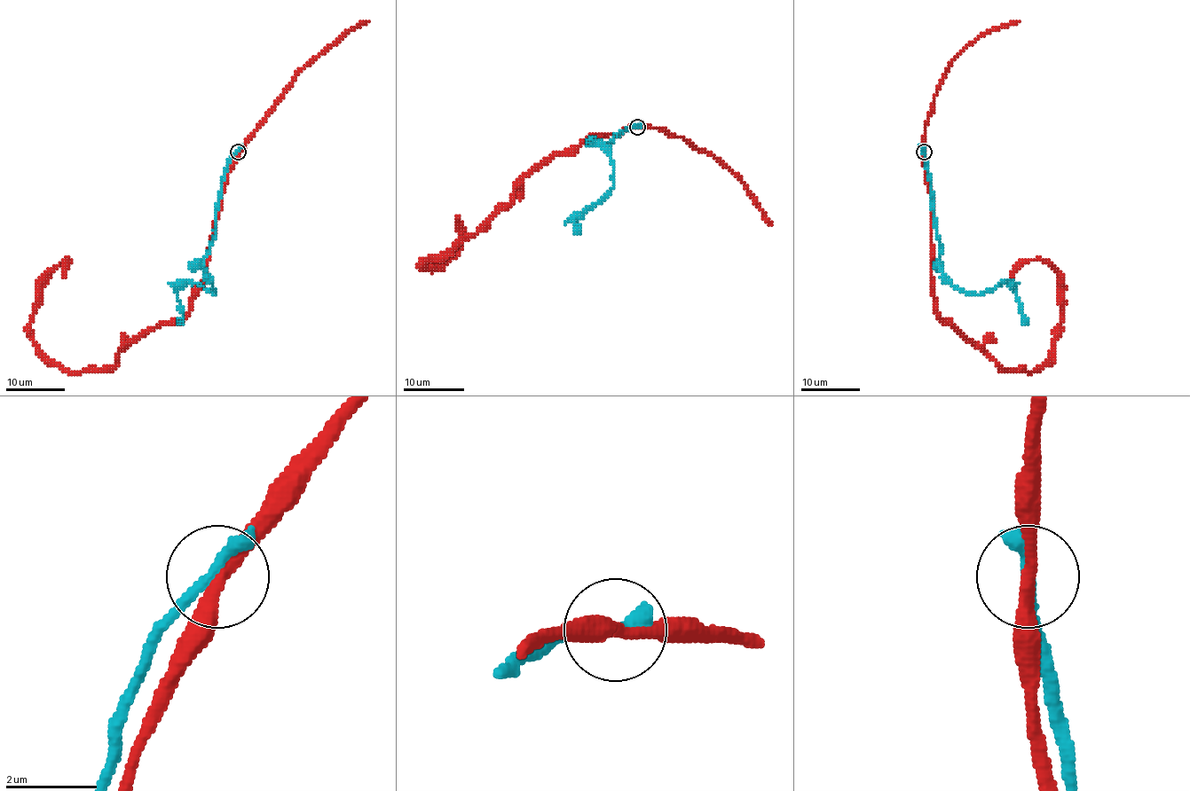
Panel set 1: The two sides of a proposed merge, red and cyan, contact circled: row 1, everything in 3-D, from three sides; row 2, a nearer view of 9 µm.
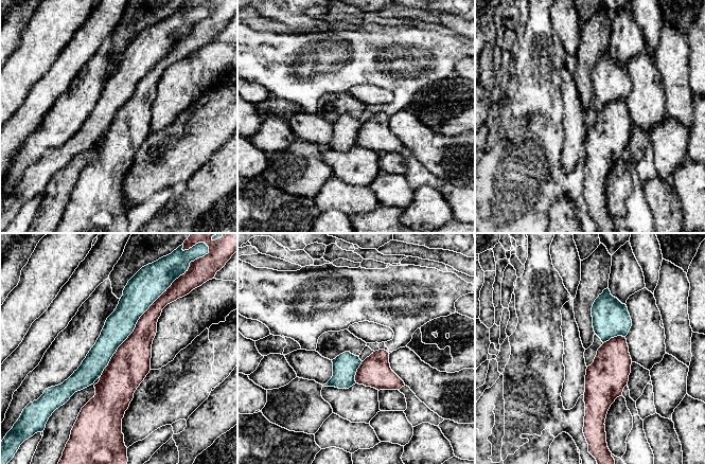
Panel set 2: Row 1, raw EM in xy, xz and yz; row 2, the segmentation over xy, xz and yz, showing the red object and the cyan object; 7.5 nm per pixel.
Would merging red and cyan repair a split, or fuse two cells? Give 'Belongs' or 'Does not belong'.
Does not belong

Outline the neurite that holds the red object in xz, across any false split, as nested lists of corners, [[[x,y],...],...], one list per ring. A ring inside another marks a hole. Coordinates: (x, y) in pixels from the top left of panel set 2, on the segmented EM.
[[[385,350],[373,352],[367,357],[355,375],[358,385],[371,387],[376,390],[400,390],[404,381],[391,370],[389,353]]]

